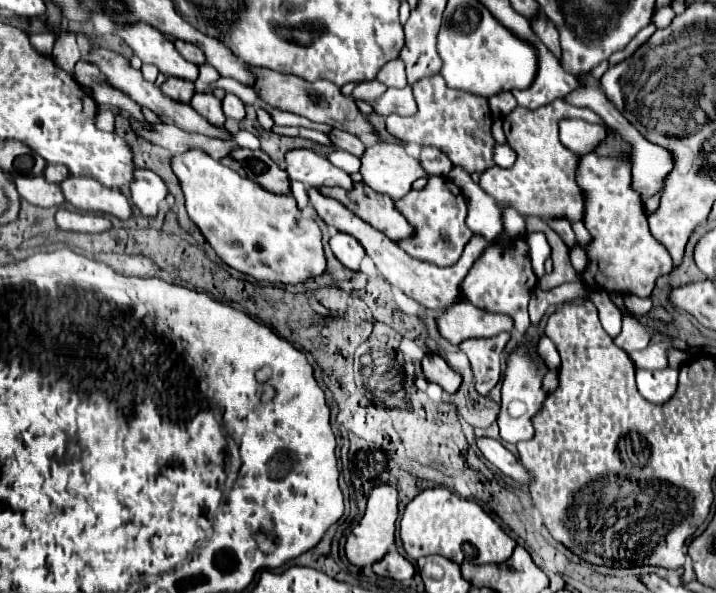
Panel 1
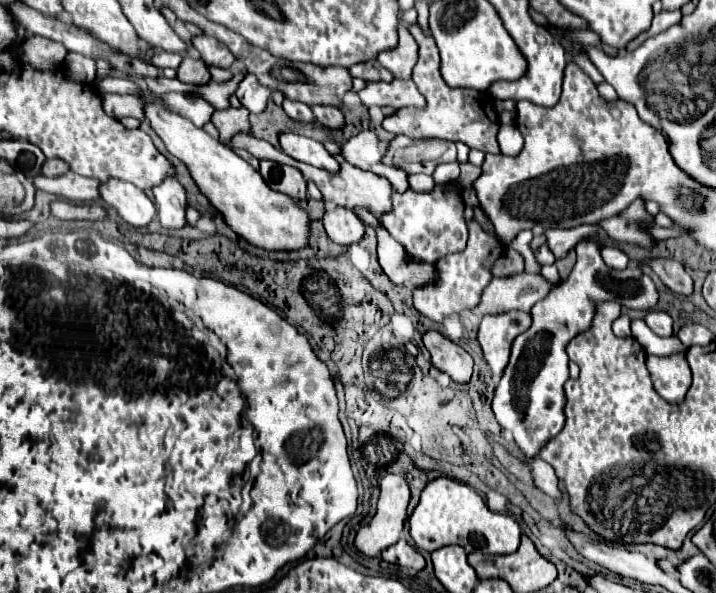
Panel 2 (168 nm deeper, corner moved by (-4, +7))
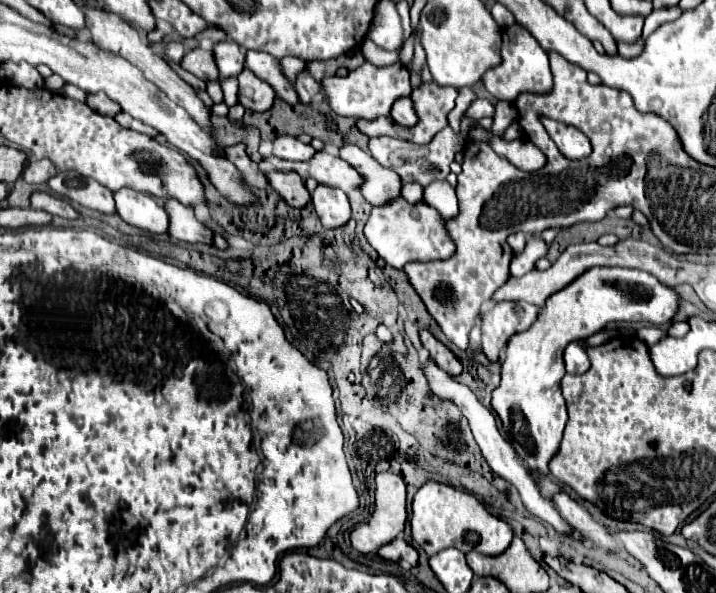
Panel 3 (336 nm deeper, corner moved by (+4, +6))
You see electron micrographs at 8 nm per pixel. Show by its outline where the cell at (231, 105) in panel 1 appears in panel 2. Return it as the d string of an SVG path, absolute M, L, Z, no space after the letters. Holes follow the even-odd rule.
M247 74L243 78L243 82L239 82L239 86L235 90L235 96L241 102L241 106L245 106L253 114L259 114L259 112L263 112L267 100L271 96L271 90L261 86L259 80L255 80L255 76Z

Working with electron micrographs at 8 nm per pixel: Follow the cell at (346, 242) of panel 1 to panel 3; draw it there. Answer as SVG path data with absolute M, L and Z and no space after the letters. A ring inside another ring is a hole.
M317 185L313 191L313 205L325 229L343 227L351 219L351 207L347 195L341 189Z

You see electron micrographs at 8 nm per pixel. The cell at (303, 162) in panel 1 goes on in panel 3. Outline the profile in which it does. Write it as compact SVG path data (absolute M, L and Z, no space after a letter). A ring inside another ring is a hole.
M279 135L273 141L273 155L279 159L289 159L289 161L309 161L315 155L315 149L297 137L291 135Z

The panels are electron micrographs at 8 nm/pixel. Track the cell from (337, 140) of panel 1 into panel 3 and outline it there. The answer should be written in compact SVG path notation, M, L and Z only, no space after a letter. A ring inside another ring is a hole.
M307 69L301 71L301 73L297 75L297 79L295 79L295 89L297 89L297 93L299 93L301 103L305 103L305 105L311 105L313 97L321 95L321 87L319 87L319 83L309 75Z

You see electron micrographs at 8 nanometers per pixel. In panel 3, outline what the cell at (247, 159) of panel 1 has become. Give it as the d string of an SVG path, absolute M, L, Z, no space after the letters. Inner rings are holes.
M271 171L267 173L269 185L291 205L291 207L305 207L311 201L311 195L305 187L305 181L297 173L281 173Z

